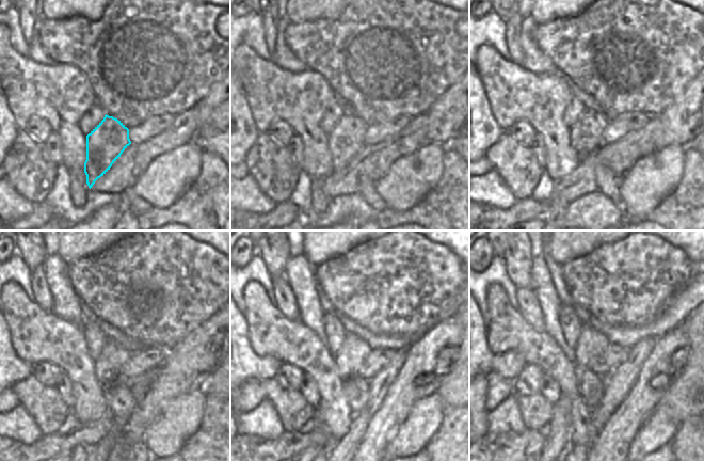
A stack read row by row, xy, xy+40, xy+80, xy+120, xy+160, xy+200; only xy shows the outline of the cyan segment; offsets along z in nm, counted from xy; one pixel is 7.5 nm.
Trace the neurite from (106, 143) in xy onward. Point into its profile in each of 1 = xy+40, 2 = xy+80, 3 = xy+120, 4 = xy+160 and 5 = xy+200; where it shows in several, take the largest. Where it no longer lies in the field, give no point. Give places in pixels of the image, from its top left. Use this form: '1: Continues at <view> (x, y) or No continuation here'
1: Continues at xy+40 (348, 138)
2: Continues at xy+80 (587, 134)
3: Continues at xy+120 (108, 365)
4: Continues at xy+160 (354, 350)
5: Continues at xy+200 (592, 347)

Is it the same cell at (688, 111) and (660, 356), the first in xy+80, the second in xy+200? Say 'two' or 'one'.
one

